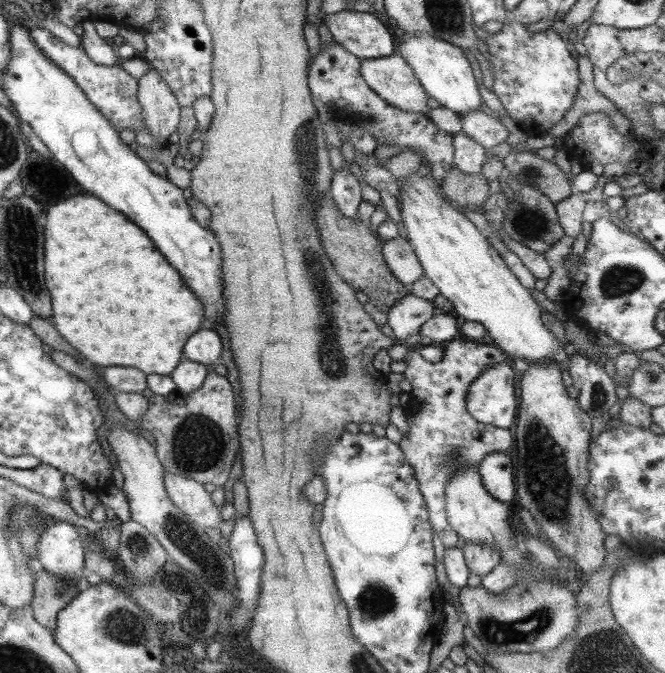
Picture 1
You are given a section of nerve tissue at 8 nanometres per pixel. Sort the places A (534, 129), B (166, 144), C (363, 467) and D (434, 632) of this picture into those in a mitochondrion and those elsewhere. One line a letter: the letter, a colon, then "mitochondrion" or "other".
A: other
B: other
C: other
D: other

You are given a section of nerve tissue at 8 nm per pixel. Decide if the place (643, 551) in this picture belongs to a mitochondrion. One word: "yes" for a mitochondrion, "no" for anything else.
no

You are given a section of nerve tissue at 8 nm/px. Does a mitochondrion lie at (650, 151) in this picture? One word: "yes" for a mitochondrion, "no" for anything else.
no

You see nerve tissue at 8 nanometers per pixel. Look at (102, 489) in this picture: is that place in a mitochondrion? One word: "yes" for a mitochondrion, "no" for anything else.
no

